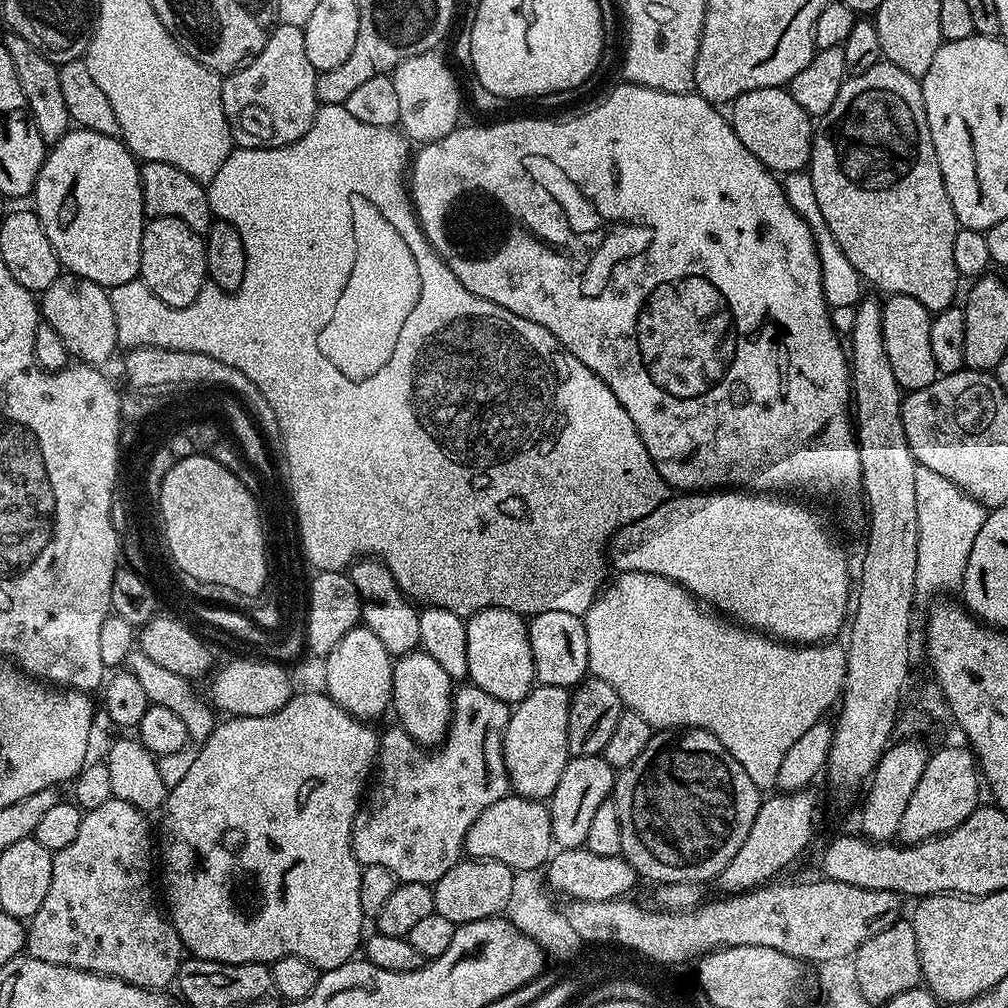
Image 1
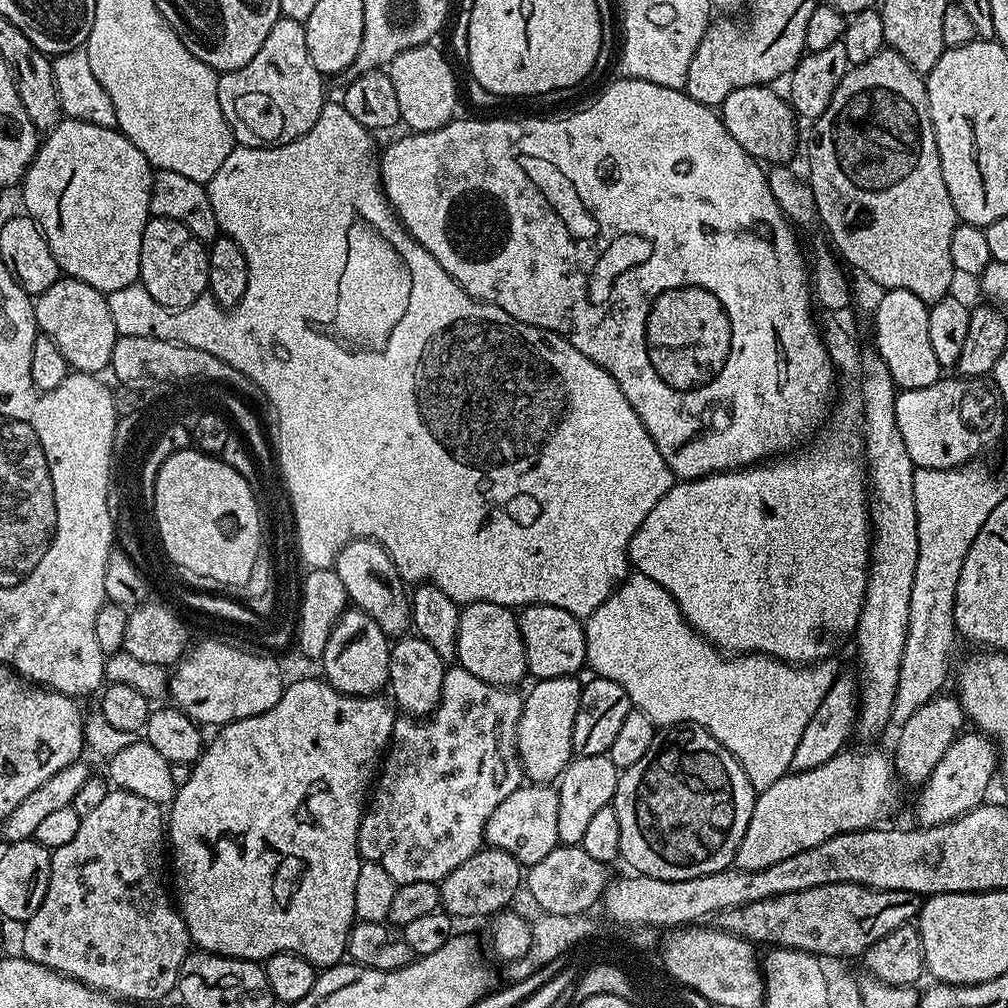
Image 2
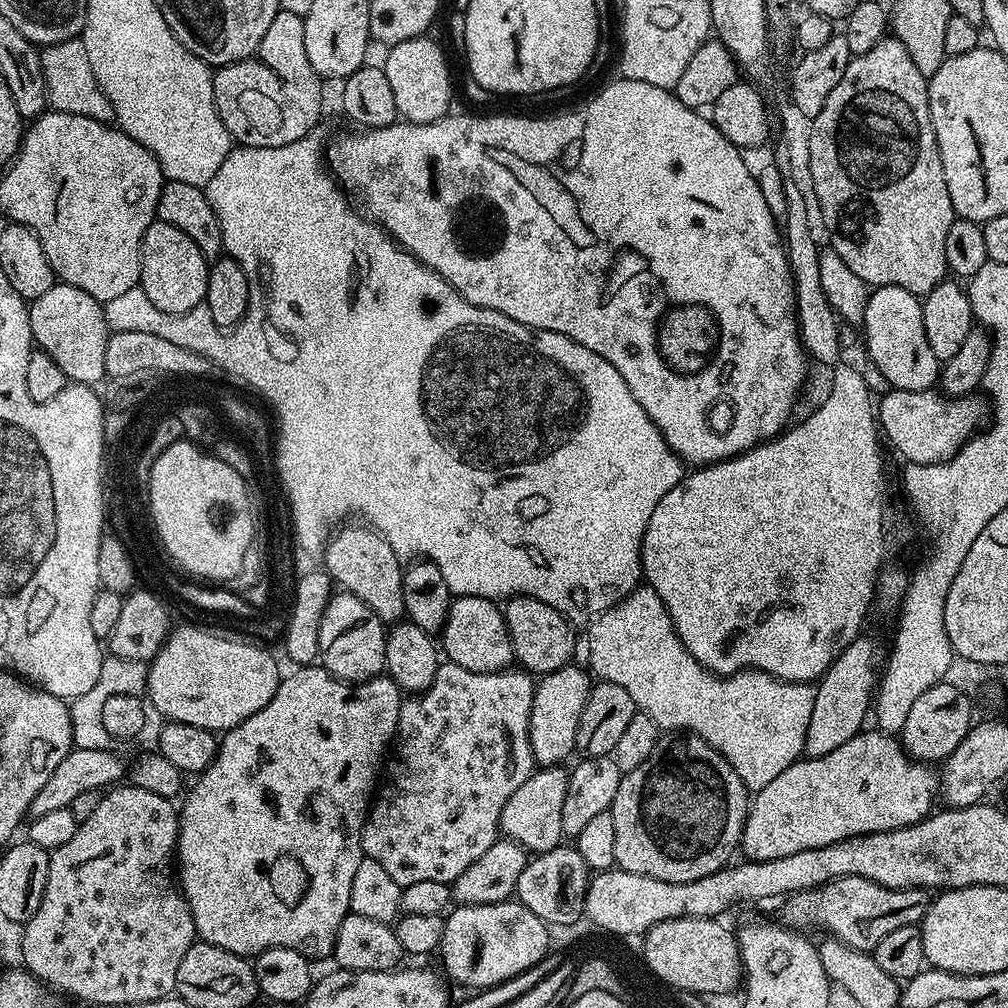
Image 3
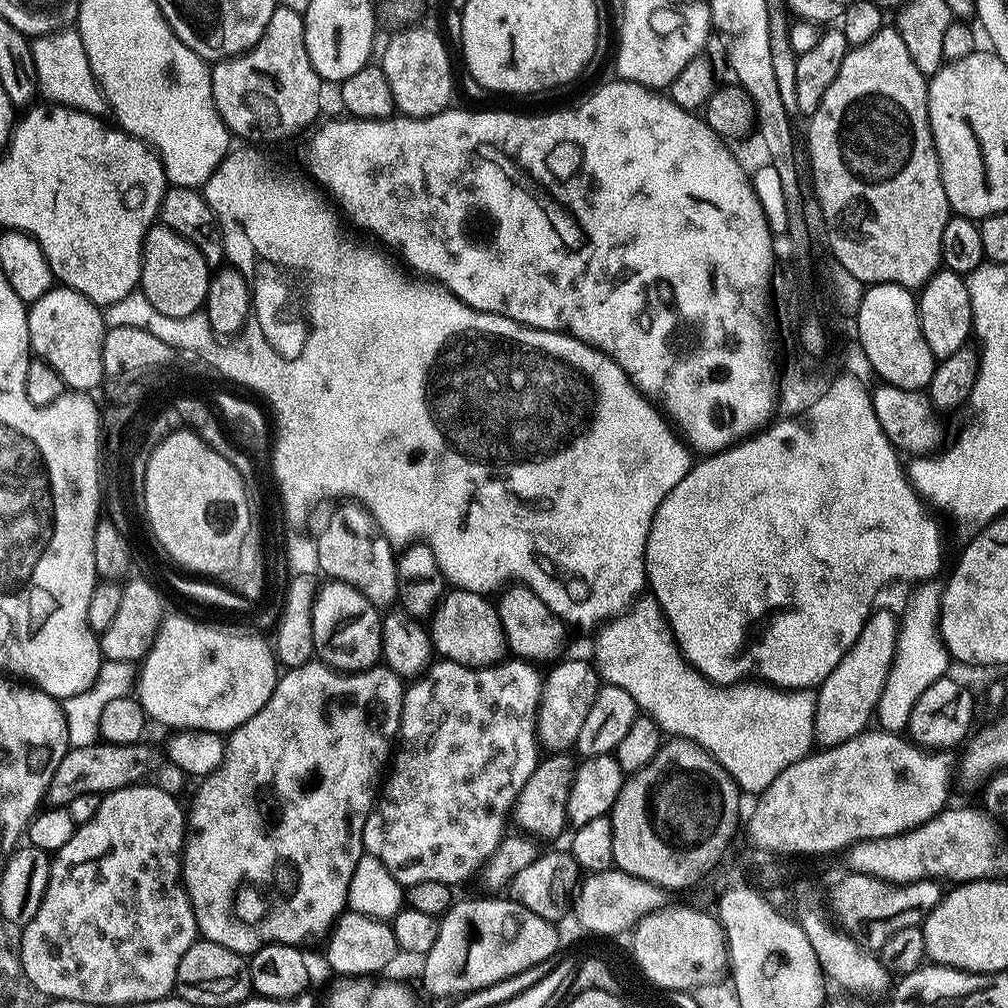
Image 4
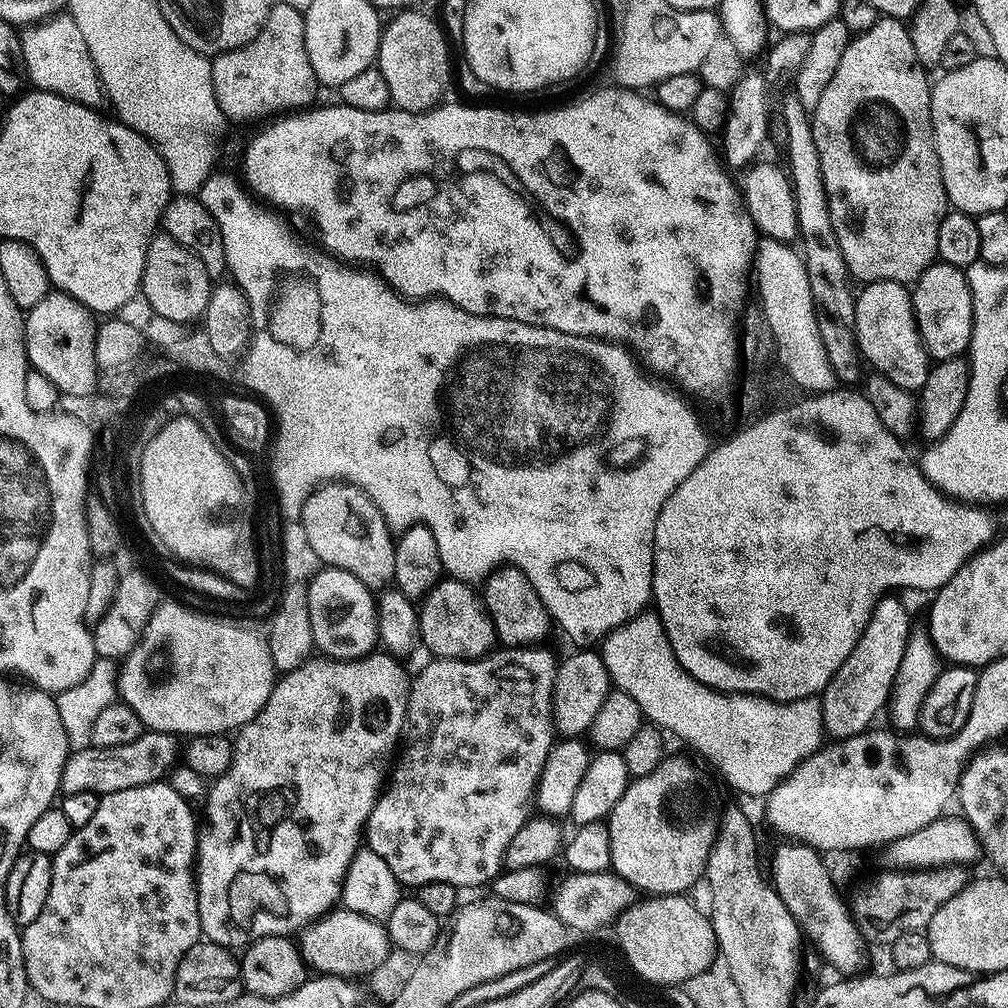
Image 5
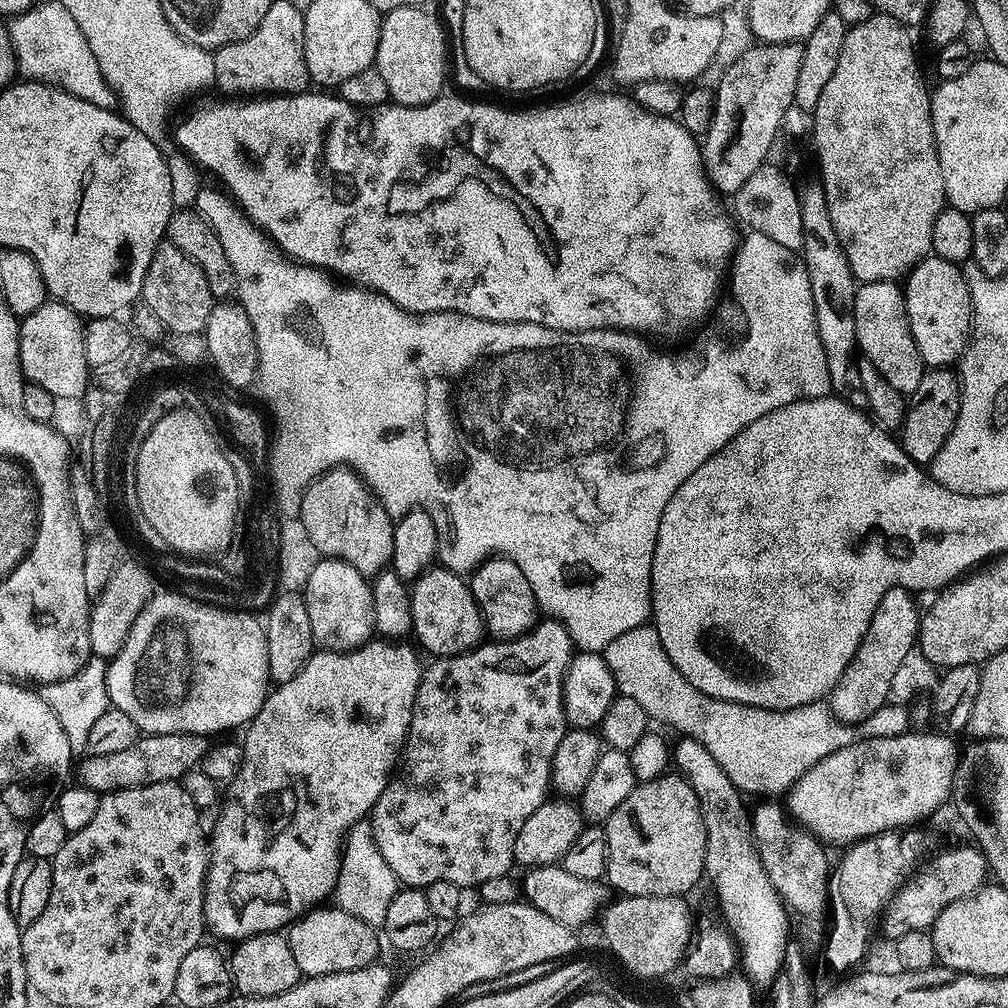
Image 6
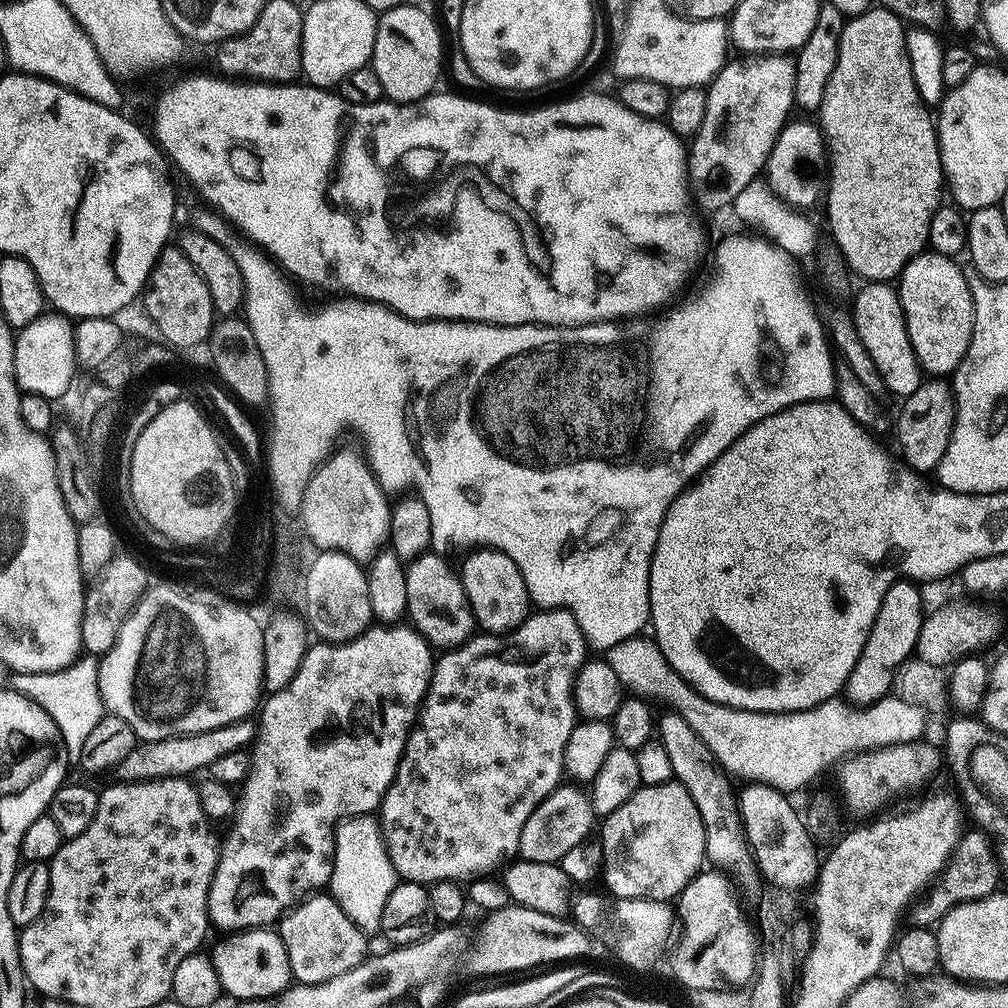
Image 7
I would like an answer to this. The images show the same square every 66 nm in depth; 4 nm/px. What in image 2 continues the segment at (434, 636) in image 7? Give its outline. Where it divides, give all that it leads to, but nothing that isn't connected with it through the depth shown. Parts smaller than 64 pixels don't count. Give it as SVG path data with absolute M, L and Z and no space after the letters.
M474 602L461 607L456 639L456 660L459 667L470 670L474 678L496 684L499 688L512 688L528 676L526 650L518 630L518 616L506 606L494 602Z

